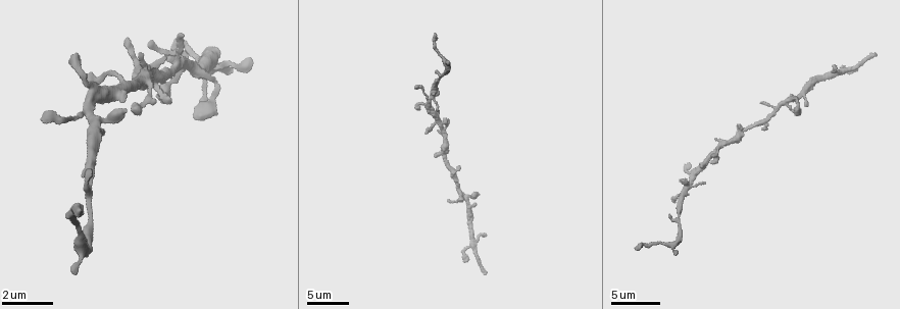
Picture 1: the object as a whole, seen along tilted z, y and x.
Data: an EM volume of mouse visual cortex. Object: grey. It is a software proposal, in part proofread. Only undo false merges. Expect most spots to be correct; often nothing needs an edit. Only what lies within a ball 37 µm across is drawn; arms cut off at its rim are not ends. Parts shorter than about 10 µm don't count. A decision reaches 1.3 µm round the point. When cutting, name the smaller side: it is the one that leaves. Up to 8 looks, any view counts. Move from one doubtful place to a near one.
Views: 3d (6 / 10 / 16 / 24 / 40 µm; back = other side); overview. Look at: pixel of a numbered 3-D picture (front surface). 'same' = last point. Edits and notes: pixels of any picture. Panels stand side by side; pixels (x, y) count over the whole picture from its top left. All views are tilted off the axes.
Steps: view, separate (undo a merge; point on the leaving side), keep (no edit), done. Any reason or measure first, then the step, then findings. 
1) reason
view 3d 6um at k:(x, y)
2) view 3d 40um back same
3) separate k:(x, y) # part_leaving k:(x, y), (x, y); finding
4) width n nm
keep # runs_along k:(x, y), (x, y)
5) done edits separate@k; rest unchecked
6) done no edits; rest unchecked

arms run side by side
view 3d 10um at 1:(708, 158)

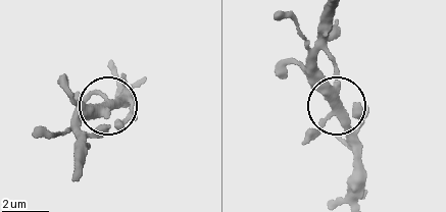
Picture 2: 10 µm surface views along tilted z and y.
keep # runs_along 2:(353, 161), (315, 59); all the same cell

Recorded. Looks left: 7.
view 3d 10um at 1:(437, 79)

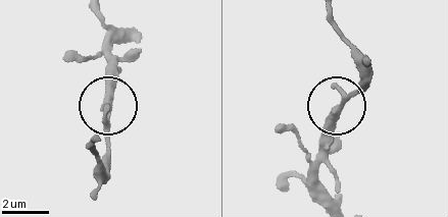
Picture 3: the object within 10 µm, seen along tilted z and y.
width 300 nm
keep # runs_along 3:(122, 40), (111, 48), (107, 84), (109, 177); continuous, no second cell

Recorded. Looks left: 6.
calibre changes
view 3d 10um at 1:(452, 169)

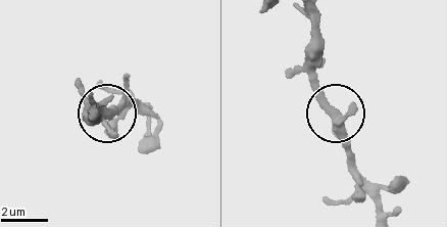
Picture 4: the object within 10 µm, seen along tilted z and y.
arms 3
keep # runs_along 4:(312, 35), (313, 59), (349, 165); all the same cell

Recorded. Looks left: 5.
a narrow waist
view 3d 10um at 1:(470, 227)

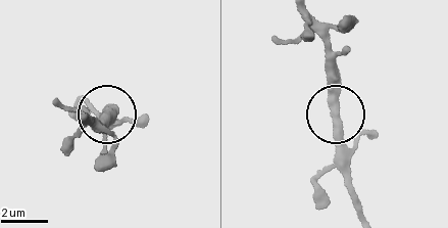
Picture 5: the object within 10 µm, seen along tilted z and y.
width 380 nm
keep # continuous, no second cell

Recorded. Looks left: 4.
done no edits; rest unchecked

